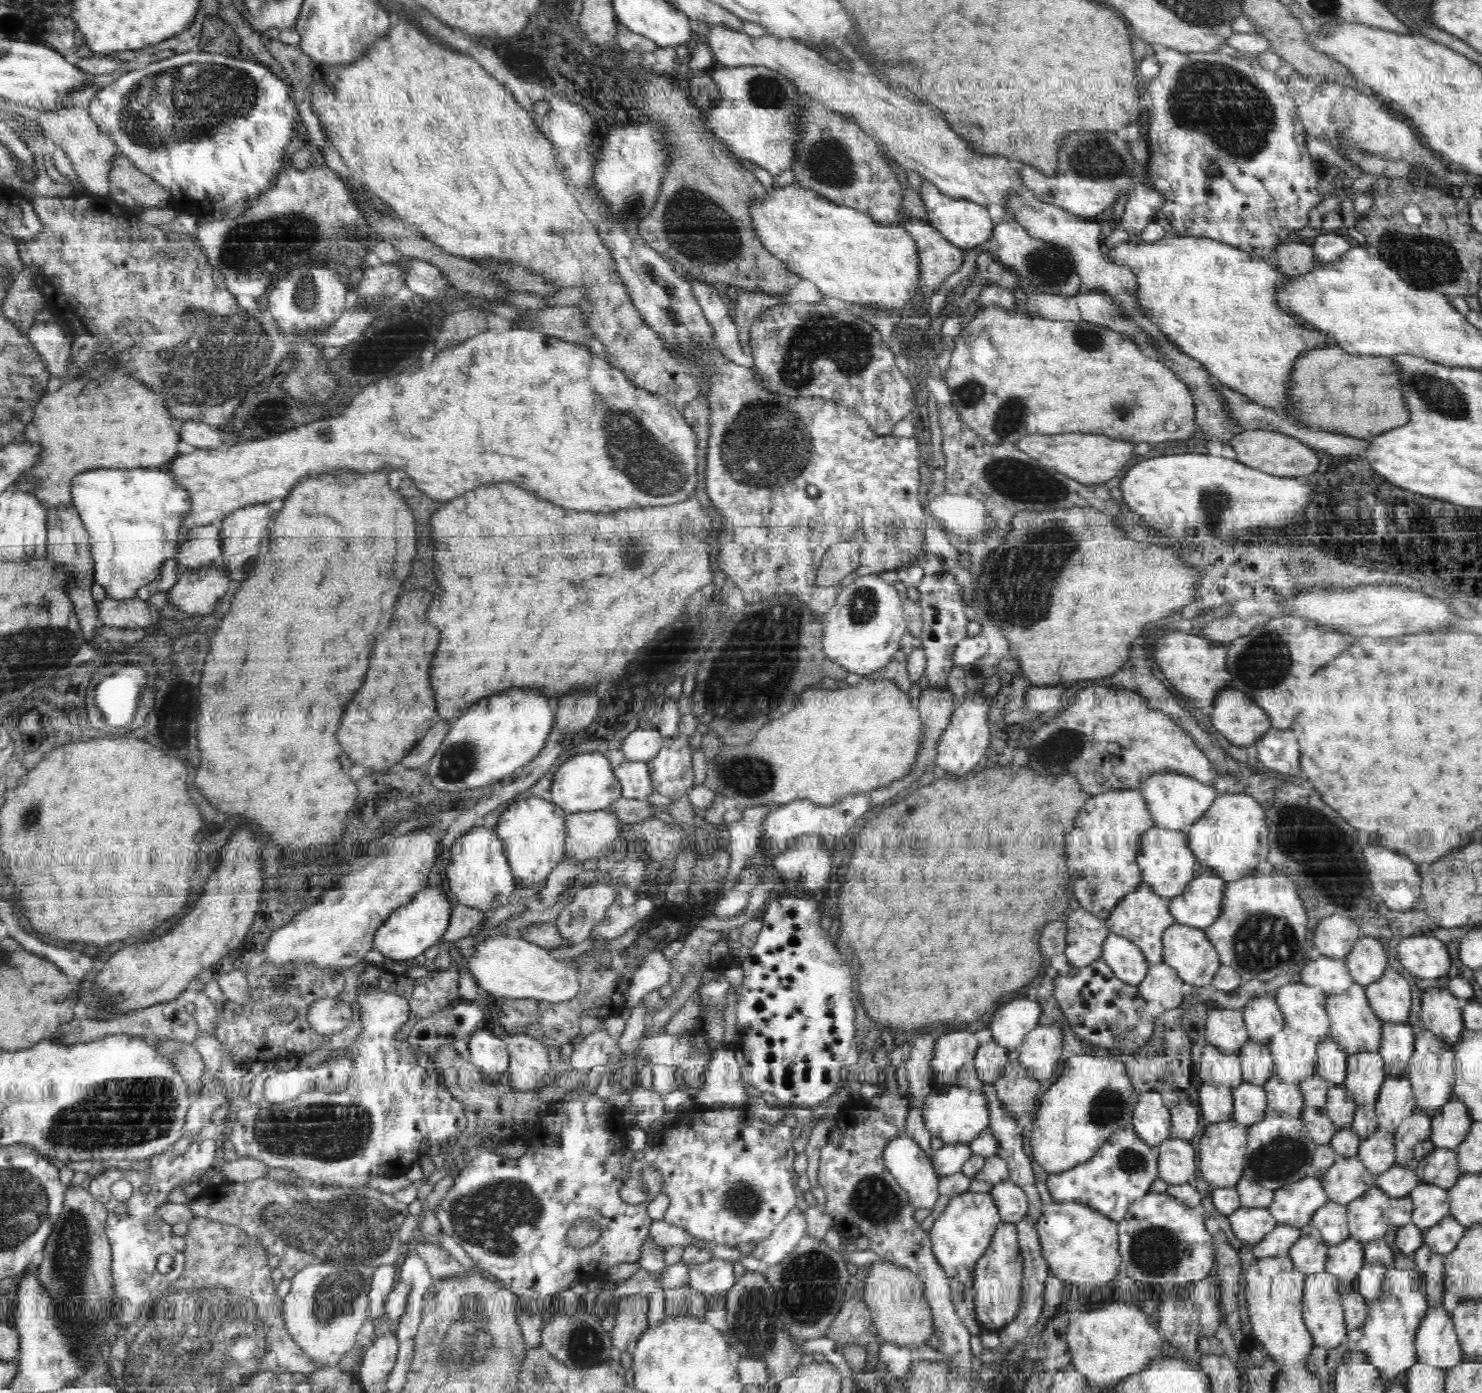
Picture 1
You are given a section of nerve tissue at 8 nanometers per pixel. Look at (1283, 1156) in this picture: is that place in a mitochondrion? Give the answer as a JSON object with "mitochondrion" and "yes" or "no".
{"mitochondrion":"yes"}

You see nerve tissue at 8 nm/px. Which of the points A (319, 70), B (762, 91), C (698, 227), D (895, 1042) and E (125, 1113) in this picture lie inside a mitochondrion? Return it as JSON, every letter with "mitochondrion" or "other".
{"A":"other","B":"mitochondrion","C":"mitochondrion","D":"other","E":"mitochondrion"}

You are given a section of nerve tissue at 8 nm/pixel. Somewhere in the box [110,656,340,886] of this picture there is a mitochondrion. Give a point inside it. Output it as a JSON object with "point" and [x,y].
{"point":[172,729]}

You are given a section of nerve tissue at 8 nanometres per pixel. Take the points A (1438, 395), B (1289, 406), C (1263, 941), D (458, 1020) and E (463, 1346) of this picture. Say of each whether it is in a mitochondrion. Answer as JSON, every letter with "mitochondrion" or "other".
{"A":"mitochondrion","B":"other","C":"mitochondrion","D":"other","E":"mitochondrion"}

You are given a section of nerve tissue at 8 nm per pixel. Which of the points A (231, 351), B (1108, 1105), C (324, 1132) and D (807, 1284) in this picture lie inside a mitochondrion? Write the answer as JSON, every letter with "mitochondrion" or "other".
{"A":"mitochondrion","B":"mitochondrion","C":"mitochondrion","D":"mitochondrion"}

